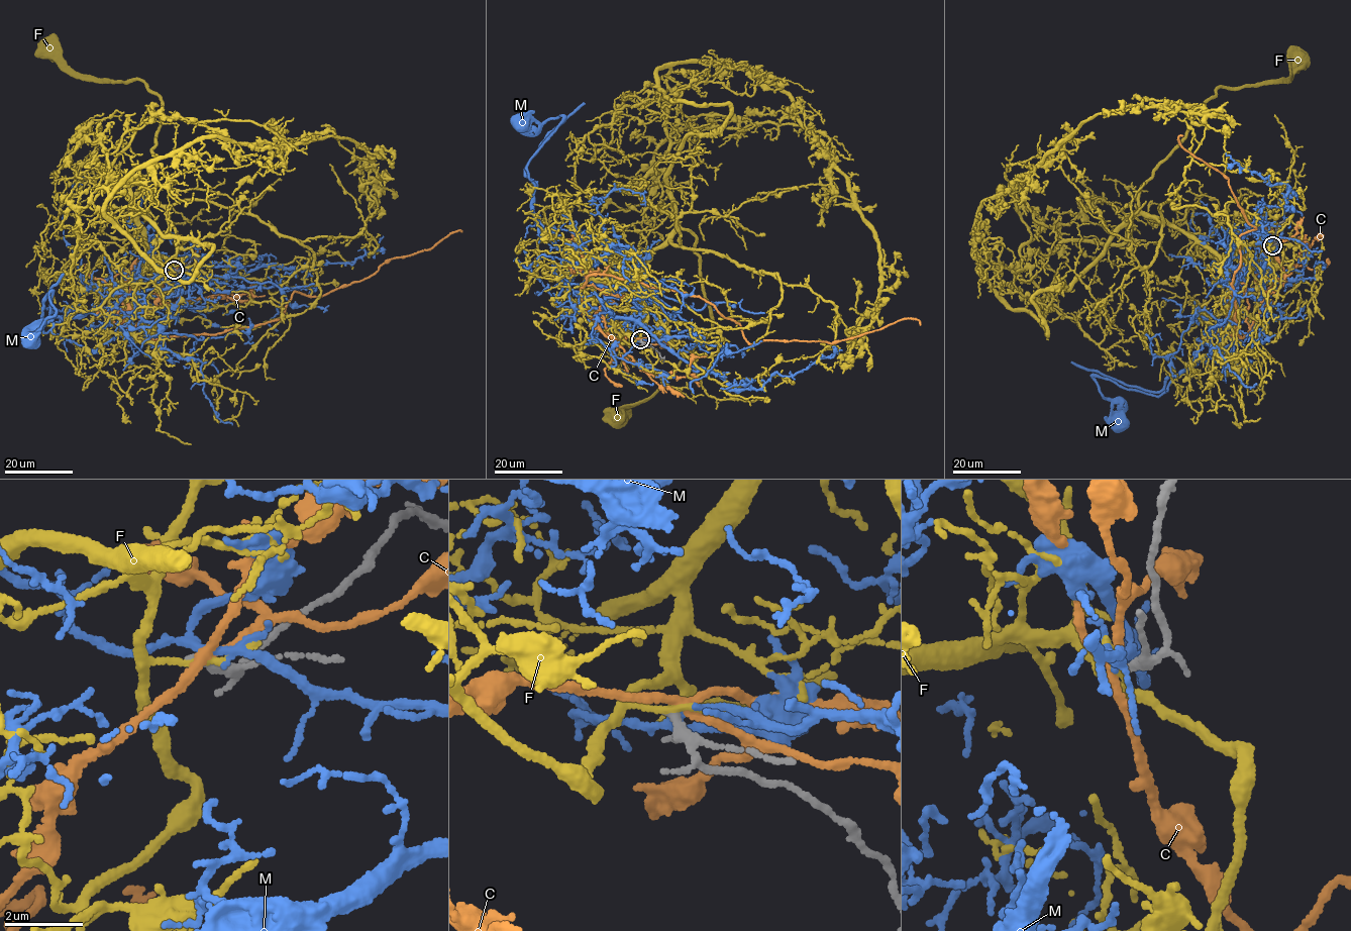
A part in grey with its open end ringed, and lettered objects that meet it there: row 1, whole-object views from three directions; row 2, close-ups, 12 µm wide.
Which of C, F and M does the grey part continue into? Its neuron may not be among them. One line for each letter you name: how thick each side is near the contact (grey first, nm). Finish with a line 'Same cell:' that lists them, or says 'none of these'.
Same cell: none of these

